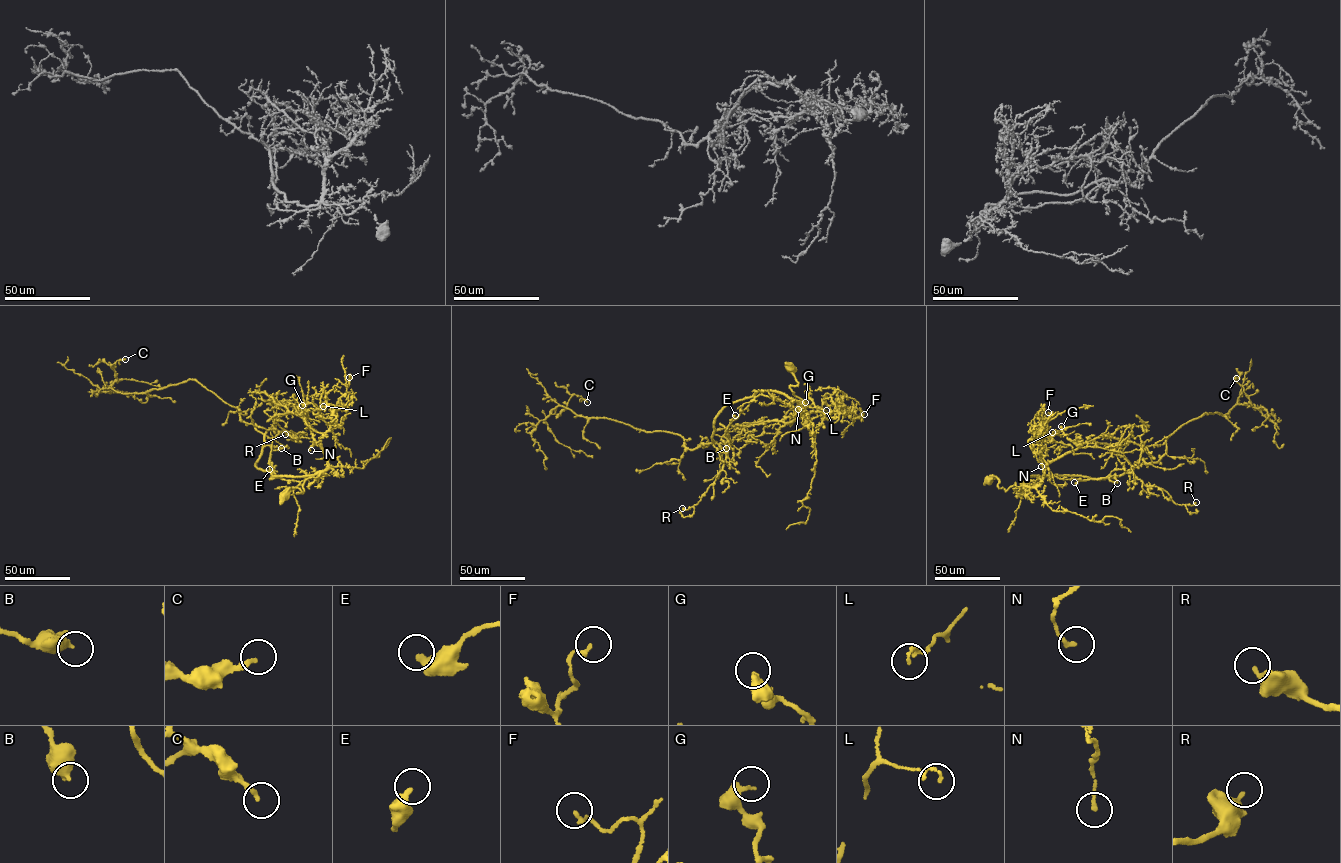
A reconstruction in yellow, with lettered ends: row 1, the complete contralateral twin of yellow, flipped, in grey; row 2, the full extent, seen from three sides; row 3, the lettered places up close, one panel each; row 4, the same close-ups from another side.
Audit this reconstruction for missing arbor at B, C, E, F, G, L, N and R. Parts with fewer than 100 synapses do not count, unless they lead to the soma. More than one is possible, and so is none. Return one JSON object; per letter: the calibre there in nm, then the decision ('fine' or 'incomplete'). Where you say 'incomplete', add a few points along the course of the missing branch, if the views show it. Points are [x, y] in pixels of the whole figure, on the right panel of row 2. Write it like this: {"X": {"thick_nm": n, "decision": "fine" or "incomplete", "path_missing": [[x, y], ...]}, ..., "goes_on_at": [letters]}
{"B": {"thick_nm": 460, "decision": "fine"}, "C": {"thick_nm": 190, "decision": "fine"}, "E": {"thick_nm": 420, "decision": "fine"}, "F": {"thick_nm": 150, "decision": "fine"}, "G": {"thick_nm": 280, "decision": "fine"}, "L": {"thick_nm": 120, "decision": "fine"}, "N": {"thick_nm": 160, "decision": "fine"}, "R": {"thick_nm": 360, "decision": "fine"}, "goes_on_at": []}

